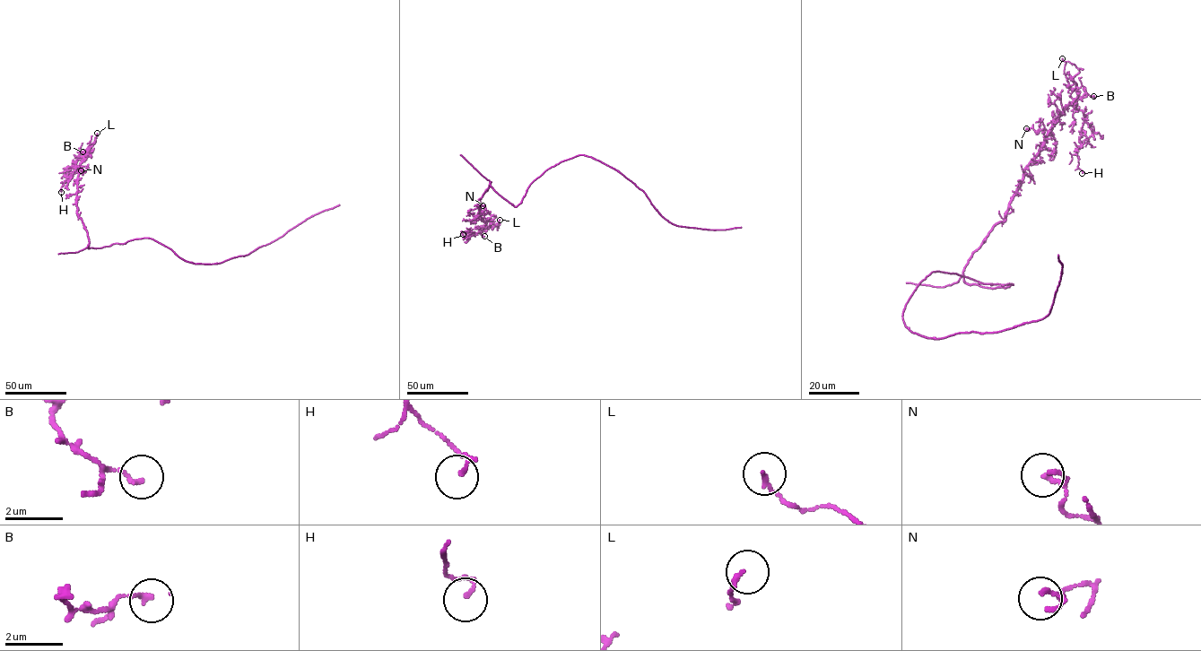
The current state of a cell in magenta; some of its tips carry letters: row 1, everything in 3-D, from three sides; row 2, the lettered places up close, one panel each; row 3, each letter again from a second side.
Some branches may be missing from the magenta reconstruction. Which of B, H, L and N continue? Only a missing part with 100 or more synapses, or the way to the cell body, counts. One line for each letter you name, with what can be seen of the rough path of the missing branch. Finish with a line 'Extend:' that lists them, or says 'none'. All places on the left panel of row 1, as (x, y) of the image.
Extend: none

